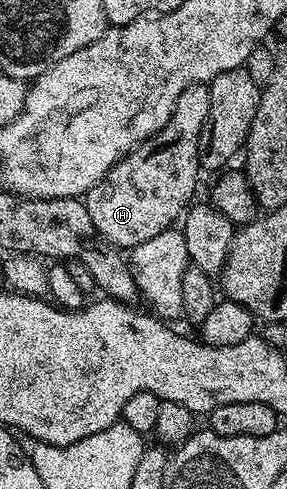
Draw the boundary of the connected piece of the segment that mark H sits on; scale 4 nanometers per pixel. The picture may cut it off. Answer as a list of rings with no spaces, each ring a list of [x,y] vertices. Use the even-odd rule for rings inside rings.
[[[207,84],[188,85],[188,89],[180,93],[172,109],[172,117],[168,117],[165,125],[152,138],[144,140],[139,147],[133,147],[91,191],[86,192],[84,202],[88,209],[88,217],[92,217],[94,228],[112,246],[132,249],[149,238],[156,237],[156,233],[171,230],[179,222],[183,212],[191,206],[190,198],[198,187],[198,175],[200,176],[198,142],[204,129],[204,121],[208,121],[211,102],[212,93]]]

